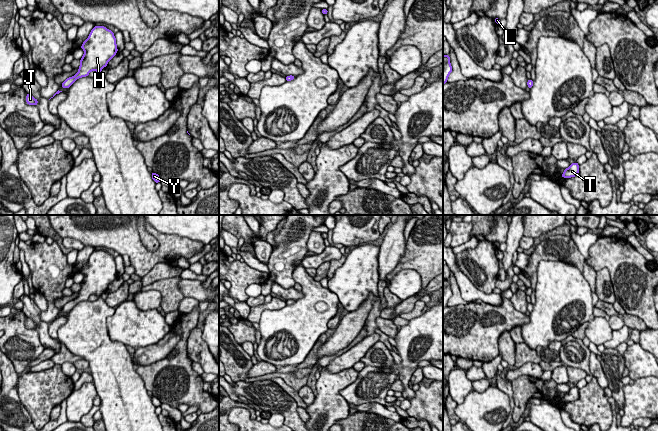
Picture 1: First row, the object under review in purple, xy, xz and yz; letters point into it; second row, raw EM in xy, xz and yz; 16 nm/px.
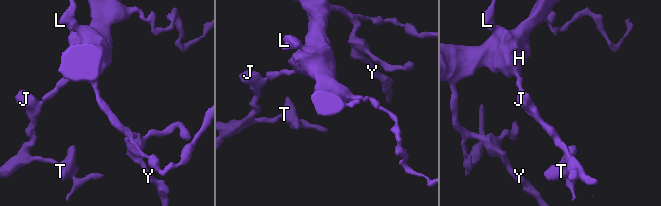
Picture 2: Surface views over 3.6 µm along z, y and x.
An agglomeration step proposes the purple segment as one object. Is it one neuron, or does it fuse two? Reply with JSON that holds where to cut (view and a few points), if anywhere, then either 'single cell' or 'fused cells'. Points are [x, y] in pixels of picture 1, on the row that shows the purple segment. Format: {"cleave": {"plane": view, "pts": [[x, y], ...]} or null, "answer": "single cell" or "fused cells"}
{"cleave": null, "answer": "single cell"}

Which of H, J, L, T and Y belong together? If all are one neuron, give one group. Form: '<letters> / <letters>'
H J L T Y

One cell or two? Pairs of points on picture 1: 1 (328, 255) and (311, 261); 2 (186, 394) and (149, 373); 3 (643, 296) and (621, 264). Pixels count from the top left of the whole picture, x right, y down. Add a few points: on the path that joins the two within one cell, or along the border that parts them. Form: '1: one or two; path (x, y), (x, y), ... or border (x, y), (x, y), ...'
1: one; path (324, 256), (315, 261)
2: one; path (176, 386), (164, 385), (157, 381)
3: one; path (635, 288), (628, 281), (627, 272)

